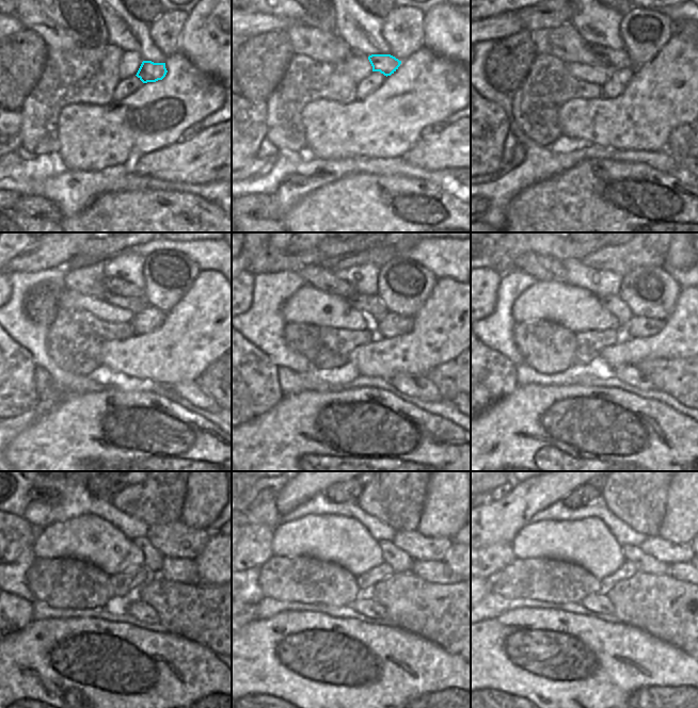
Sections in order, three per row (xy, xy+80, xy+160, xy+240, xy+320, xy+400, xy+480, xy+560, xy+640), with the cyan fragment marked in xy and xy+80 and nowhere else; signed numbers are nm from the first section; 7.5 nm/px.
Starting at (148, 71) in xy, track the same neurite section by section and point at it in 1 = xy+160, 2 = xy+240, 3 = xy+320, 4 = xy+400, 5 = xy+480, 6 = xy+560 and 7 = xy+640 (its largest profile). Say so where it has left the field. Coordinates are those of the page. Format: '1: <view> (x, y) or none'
1: xy+160 (615, 59)
2: xy+240 (114, 286)
3: xy+320 (322, 278)
4: xy+400 (545, 269)
5: xy+480 (42, 494)
6: xy+560 (257, 493)
7: xy+640 (498, 493)

